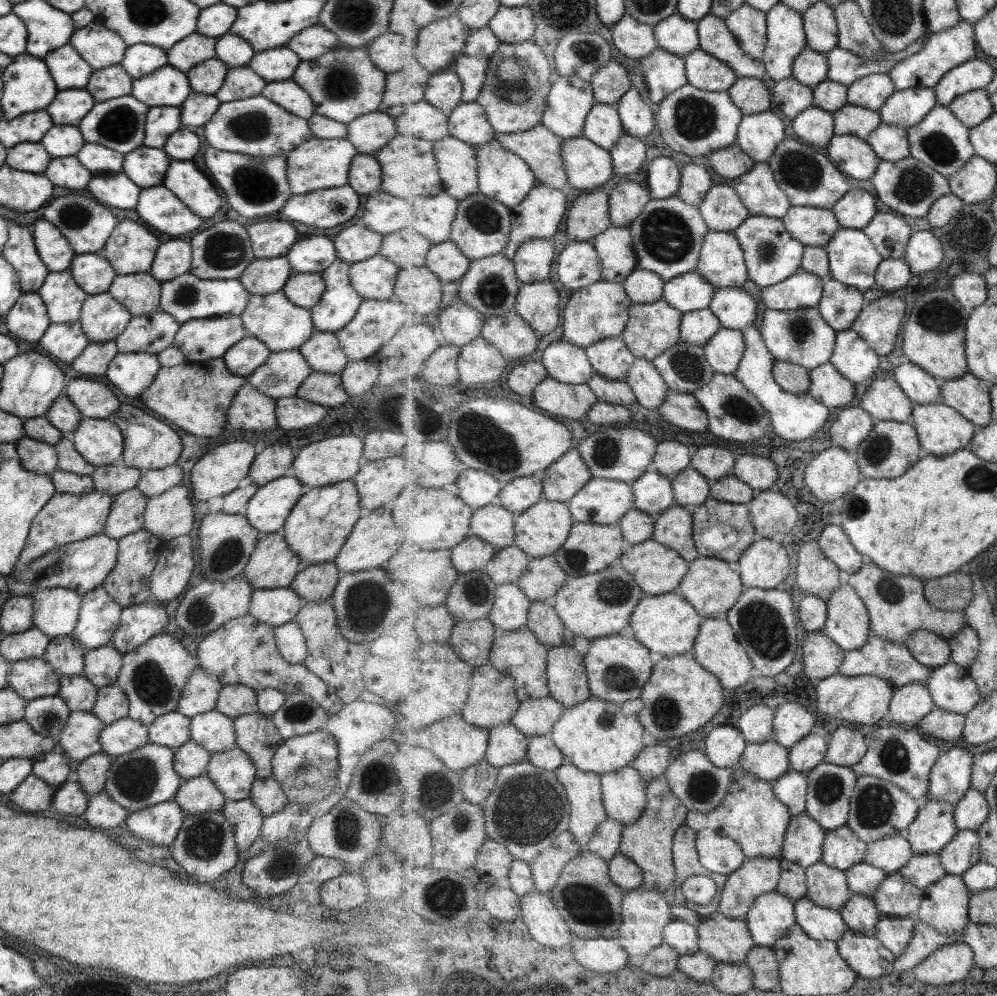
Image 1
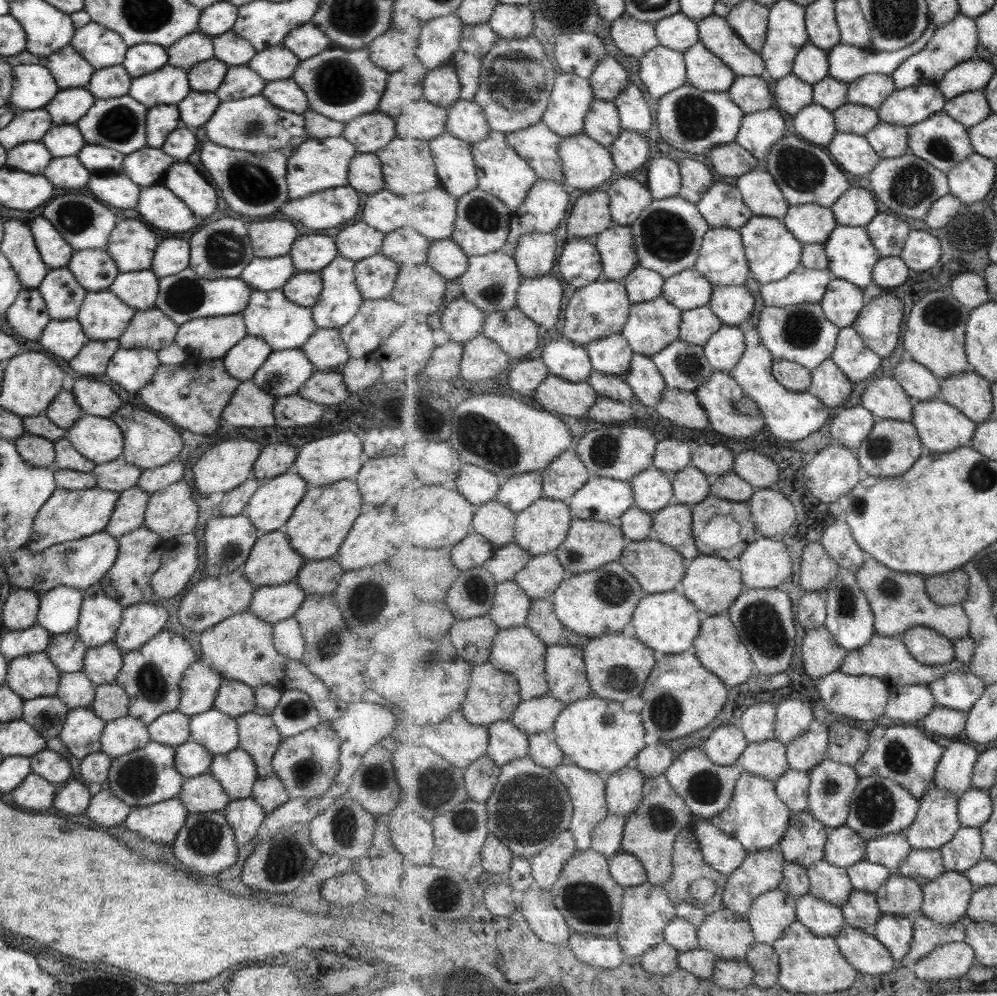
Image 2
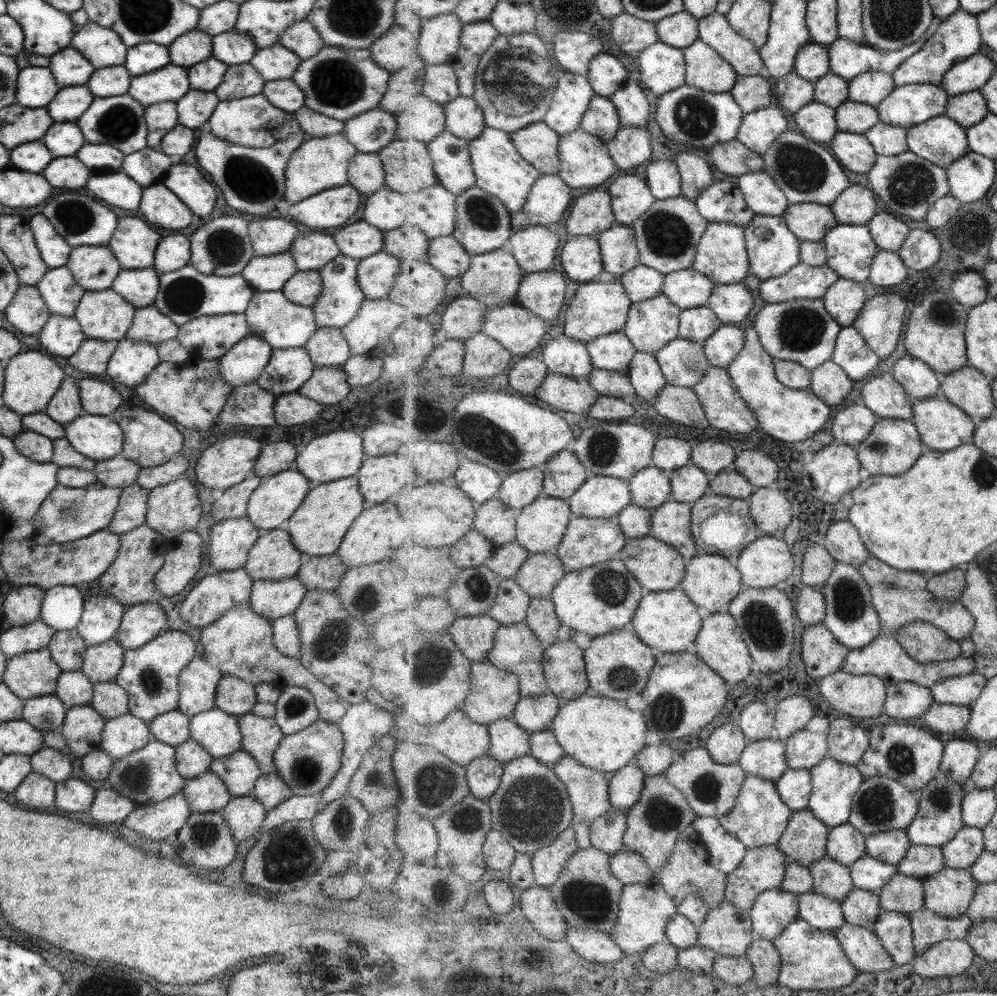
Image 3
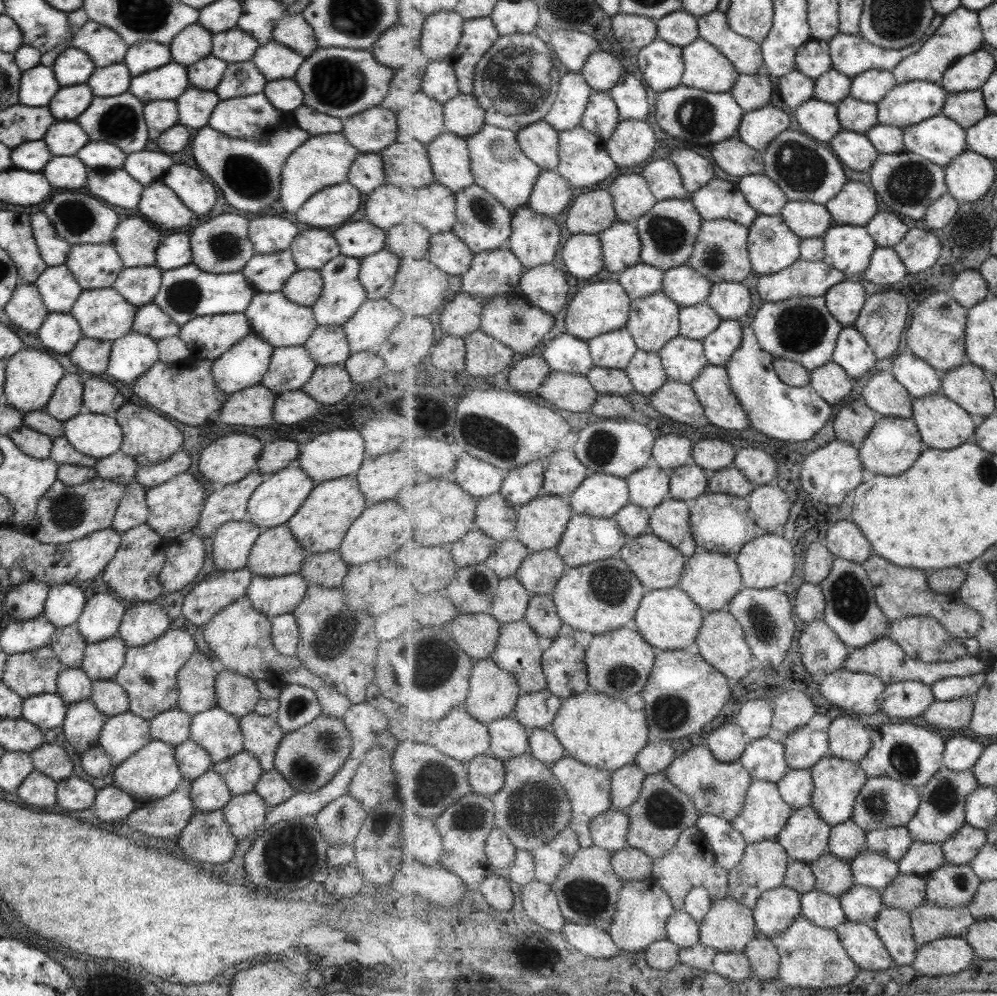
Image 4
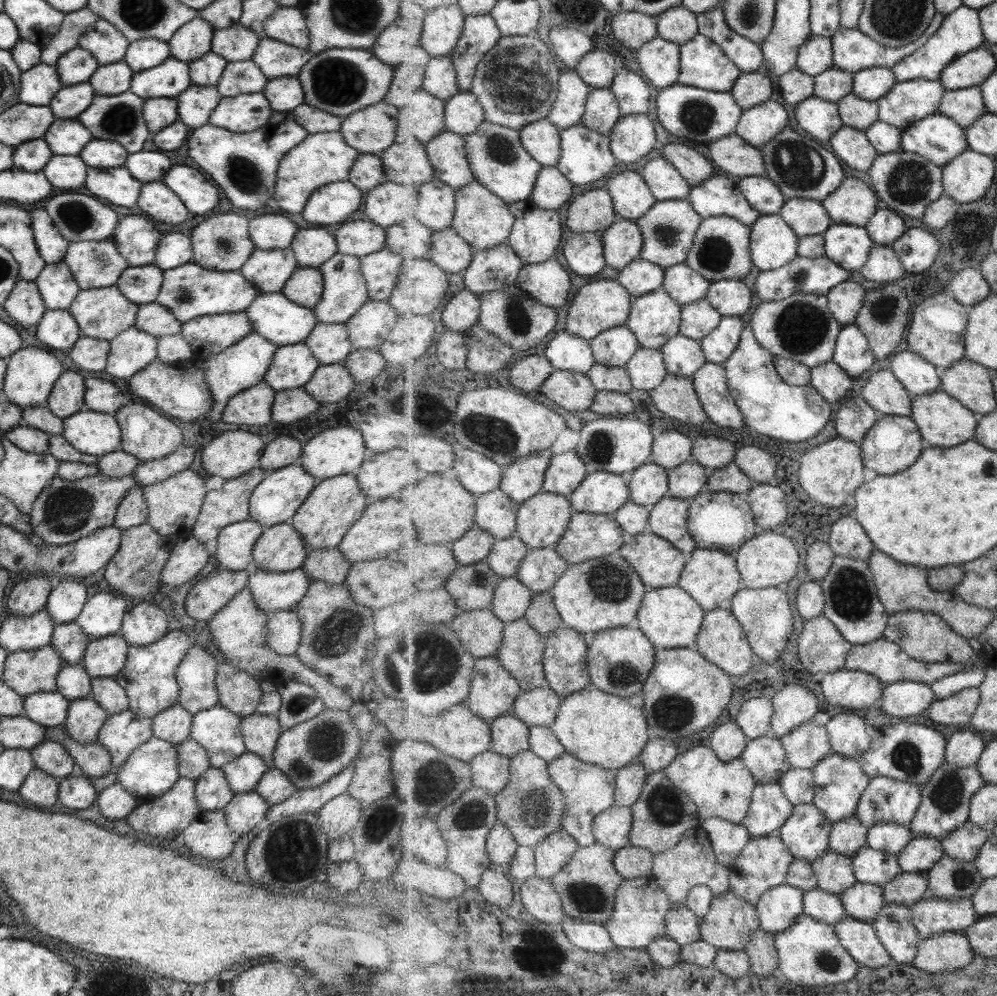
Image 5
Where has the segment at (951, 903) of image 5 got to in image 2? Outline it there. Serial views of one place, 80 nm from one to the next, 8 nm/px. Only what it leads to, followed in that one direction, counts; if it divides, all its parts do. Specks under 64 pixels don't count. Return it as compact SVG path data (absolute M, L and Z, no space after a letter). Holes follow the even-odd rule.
M922 912L914 914L912 918L914 920L914 937L911 950L898 966L912 967L914 963L925 958L938 946L966 940L965 919L953 924L941 924L927 918Z

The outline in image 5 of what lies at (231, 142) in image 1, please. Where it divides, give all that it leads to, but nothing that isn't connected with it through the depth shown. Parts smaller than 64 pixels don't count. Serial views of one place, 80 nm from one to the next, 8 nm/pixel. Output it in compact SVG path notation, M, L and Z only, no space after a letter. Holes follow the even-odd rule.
M263 93L221 97L211 111L208 123L233 134L257 130L270 120L272 110Z

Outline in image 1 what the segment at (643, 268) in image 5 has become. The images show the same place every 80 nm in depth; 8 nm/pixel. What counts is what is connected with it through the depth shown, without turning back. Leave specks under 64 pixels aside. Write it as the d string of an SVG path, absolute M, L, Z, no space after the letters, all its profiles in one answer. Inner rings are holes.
M636 269L622 286L634 304L653 304L664 299L666 283L654 271Z

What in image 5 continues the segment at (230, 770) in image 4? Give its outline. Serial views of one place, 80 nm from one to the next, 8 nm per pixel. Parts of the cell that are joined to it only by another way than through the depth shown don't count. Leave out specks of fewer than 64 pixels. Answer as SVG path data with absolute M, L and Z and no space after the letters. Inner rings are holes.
M252 753L241 754L220 768L233 793L251 792L267 769L263 760Z

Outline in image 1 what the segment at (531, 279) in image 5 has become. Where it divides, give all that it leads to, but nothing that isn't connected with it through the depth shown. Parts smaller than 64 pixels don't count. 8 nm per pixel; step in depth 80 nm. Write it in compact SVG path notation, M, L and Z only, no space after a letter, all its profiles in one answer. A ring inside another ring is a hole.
M549 282L522 285L514 310L537 333L538 338L551 334L561 322L559 291Z

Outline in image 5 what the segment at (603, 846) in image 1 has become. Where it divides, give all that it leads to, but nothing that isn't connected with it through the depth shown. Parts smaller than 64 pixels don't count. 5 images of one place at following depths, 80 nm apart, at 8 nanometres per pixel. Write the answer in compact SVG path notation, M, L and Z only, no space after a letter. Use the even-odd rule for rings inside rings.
M613 806L594 820L594 835L597 843L614 849L631 845L630 834L634 824L631 807Z

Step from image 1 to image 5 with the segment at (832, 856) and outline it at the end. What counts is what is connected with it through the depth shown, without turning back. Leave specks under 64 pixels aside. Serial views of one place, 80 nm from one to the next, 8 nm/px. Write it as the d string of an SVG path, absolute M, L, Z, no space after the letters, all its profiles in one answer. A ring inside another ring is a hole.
M856 815L845 821L834 823L830 834L830 849L845 856L857 856L867 846L869 829Z

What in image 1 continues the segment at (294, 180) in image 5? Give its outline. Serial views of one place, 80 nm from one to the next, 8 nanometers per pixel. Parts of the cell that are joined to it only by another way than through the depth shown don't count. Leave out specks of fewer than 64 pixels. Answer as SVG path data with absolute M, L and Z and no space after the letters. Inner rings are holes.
M345 138L325 140L307 139L303 144L290 150L285 157L286 177L292 194L305 194L317 189L335 188L347 185L351 159L358 152Z

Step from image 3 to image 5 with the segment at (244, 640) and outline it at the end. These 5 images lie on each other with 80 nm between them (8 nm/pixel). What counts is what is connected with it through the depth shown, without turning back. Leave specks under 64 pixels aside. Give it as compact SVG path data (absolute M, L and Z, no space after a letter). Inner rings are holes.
M244 586L239 594L212 616L205 630L209 630L209 638L223 654L225 663L233 668L243 670L258 680L269 679L276 686L283 685L287 681L306 684L316 692L325 709L347 711L353 702L342 689L303 666L296 655L275 654L275 651L269 648L266 643L266 622L267 614L256 607L248 587Z

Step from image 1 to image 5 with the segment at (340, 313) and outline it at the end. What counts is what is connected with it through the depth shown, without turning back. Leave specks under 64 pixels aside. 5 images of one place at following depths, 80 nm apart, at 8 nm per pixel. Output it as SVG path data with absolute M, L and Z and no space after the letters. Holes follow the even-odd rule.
M335 254L329 258L317 270L321 273L323 280L323 292L321 298L313 306L313 314L316 320L324 324L344 324L356 310L359 310L365 302L368 302L365 281L359 271L360 265L358 258L350 255Z

